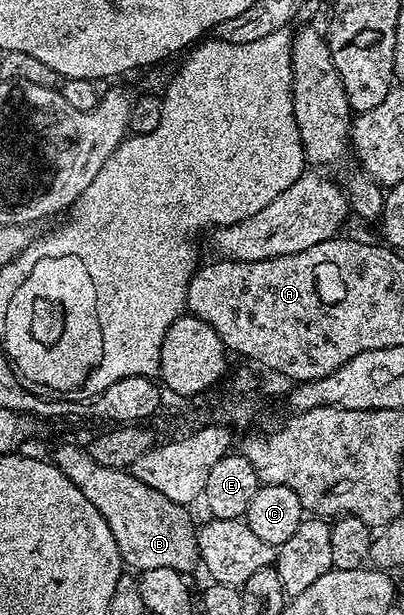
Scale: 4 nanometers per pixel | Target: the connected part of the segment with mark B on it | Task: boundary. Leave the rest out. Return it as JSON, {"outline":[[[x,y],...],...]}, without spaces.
{"outline":[[[58,445],[52,460],[54,466],[64,471],[64,475],[68,475],[80,491],[84,491],[88,503],[104,515],[108,527],[112,527],[112,539],[116,539],[116,547],[129,568],[131,565],[136,569],[134,571],[143,571],[168,567],[183,575],[190,575],[194,568],[199,568],[198,529],[190,518],[191,510],[187,506],[164,499],[160,491],[152,491],[148,483],[140,483],[140,479],[125,469],[100,467],[83,446],[81,449],[78,445]]]}

